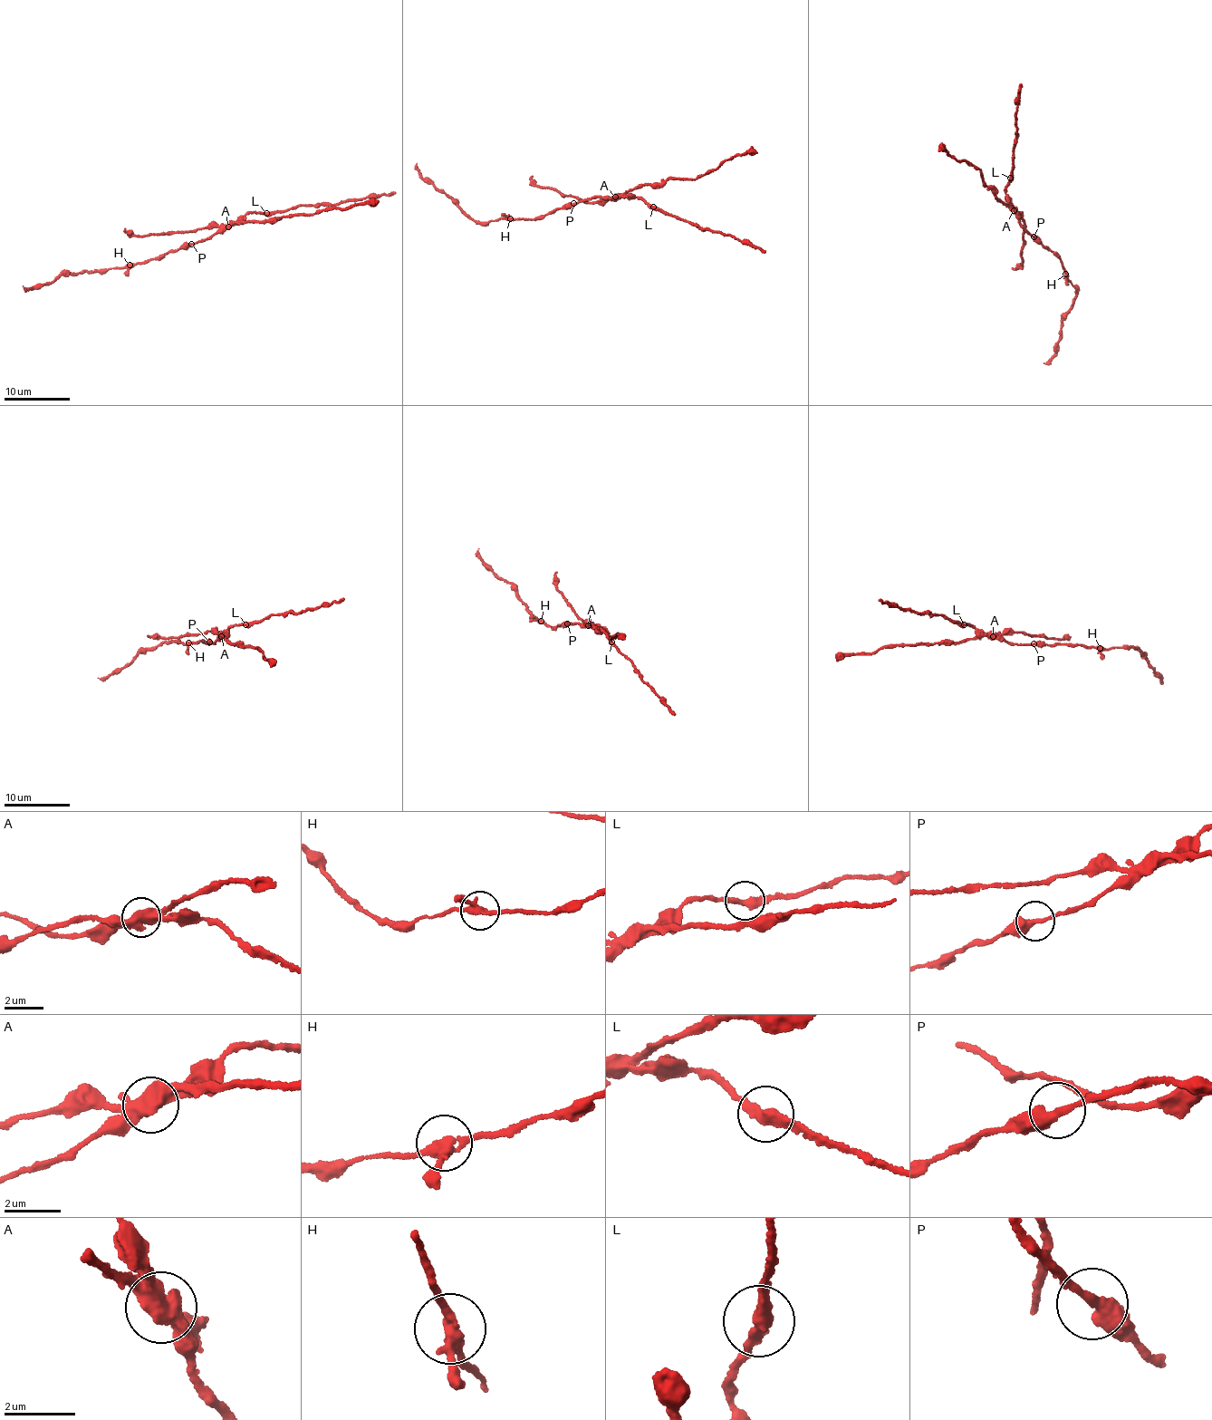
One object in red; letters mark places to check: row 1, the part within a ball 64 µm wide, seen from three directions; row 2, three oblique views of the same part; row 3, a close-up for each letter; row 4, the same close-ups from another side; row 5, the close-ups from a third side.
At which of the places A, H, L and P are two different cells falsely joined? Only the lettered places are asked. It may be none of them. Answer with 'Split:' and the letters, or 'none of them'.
Split: A

